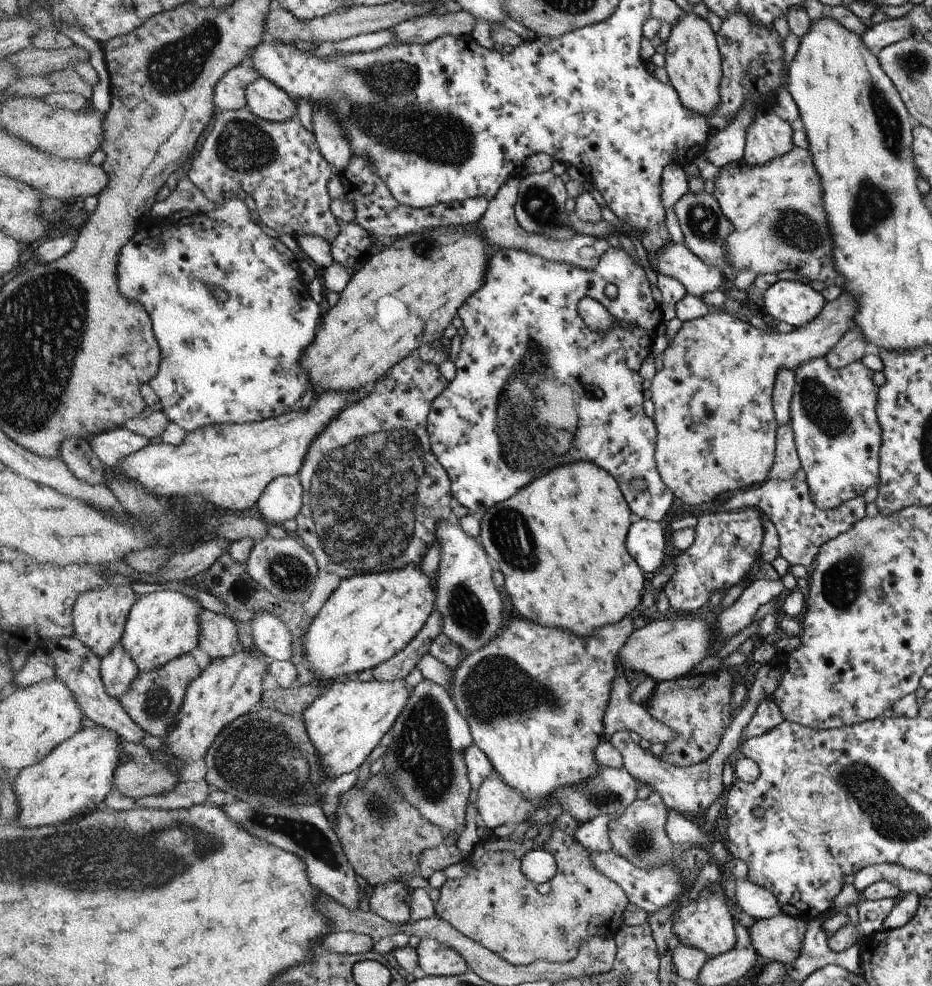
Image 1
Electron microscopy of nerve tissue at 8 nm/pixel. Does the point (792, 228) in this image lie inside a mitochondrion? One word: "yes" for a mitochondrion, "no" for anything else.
yes

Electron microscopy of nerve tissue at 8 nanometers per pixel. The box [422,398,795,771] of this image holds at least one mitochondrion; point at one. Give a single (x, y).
(497, 689)

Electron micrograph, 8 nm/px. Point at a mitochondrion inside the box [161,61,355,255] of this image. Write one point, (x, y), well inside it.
(243, 144)

